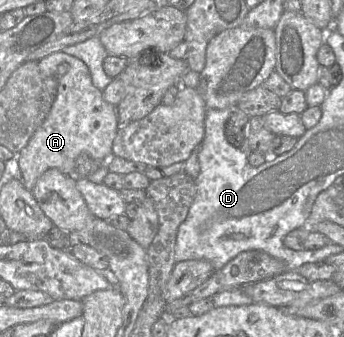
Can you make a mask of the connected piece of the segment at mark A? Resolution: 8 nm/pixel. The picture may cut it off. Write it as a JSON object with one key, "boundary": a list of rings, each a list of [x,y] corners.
{"boundary":[[[58,51],[41,59],[39,69],[43,76],[56,78],[56,98],[44,123],[34,133],[28,144],[17,154],[22,174],[21,181],[30,192],[40,176],[50,168],[57,168],[65,174],[75,176],[76,159],[80,155],[87,155],[94,160],[105,163],[113,156],[113,142],[120,128],[116,107],[106,102],[103,91],[93,85],[90,71],[82,60]]]}

